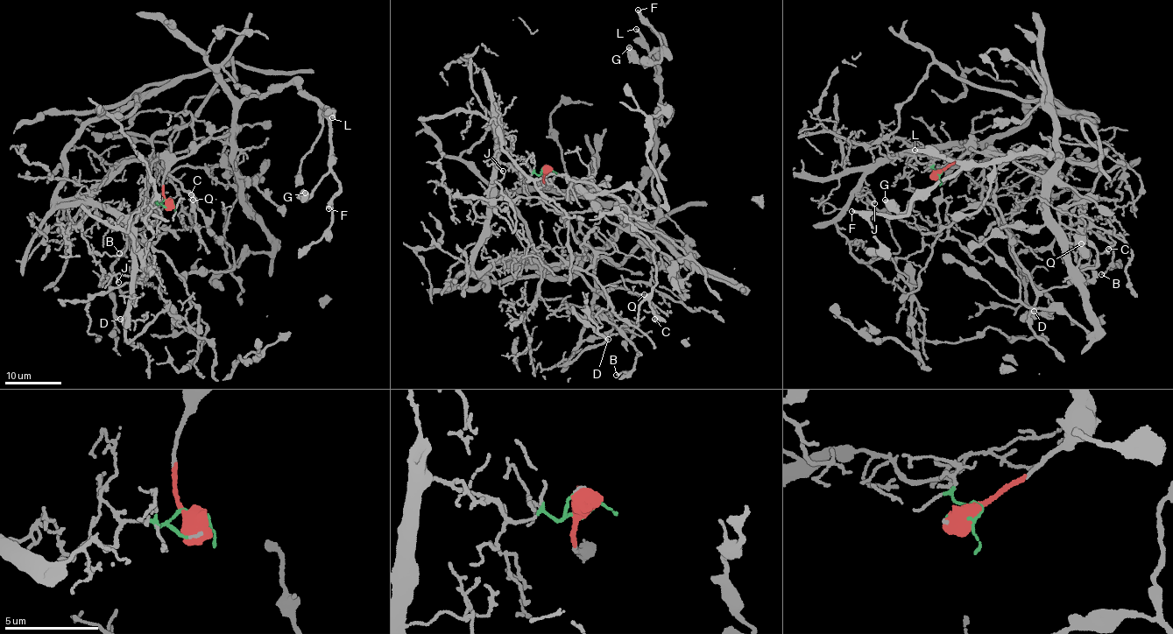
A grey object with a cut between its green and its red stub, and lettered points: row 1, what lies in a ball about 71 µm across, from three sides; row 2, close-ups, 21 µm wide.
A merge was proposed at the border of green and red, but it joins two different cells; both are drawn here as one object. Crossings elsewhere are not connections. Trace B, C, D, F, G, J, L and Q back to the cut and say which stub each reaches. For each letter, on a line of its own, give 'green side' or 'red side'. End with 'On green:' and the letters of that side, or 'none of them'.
B: green side
C: green side
D: green side
F: red side
G: red side
J: green side
L: red side
Q: green side
On green: B, C, D, J, Q

